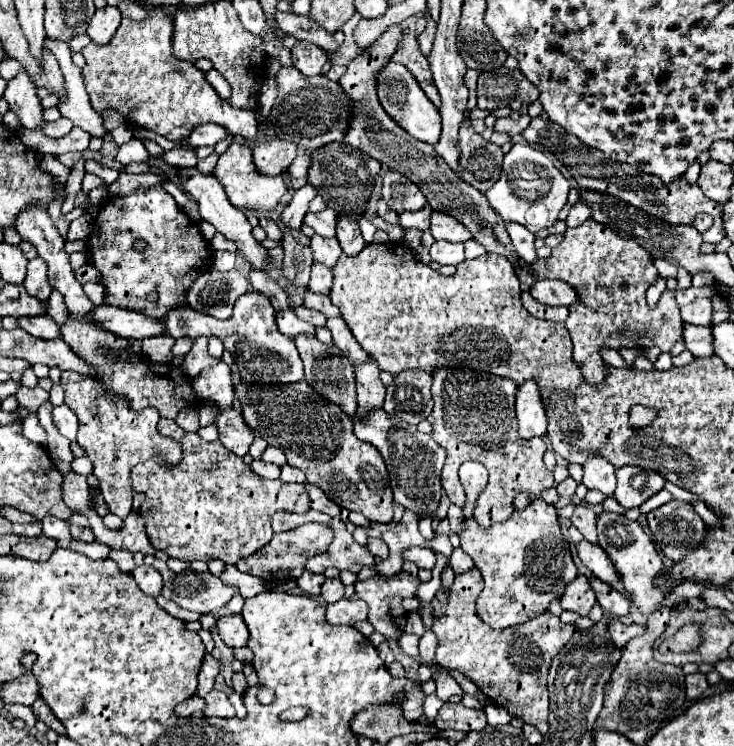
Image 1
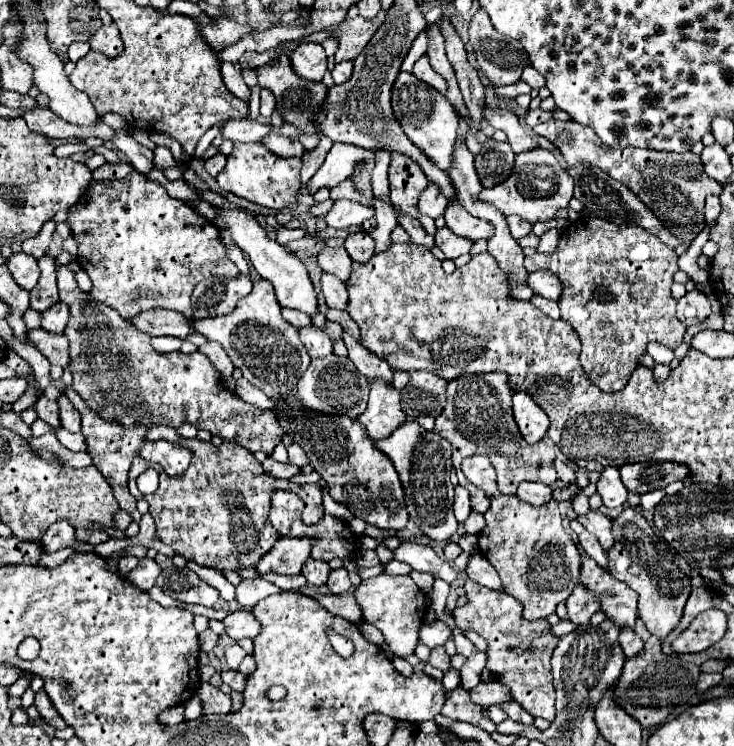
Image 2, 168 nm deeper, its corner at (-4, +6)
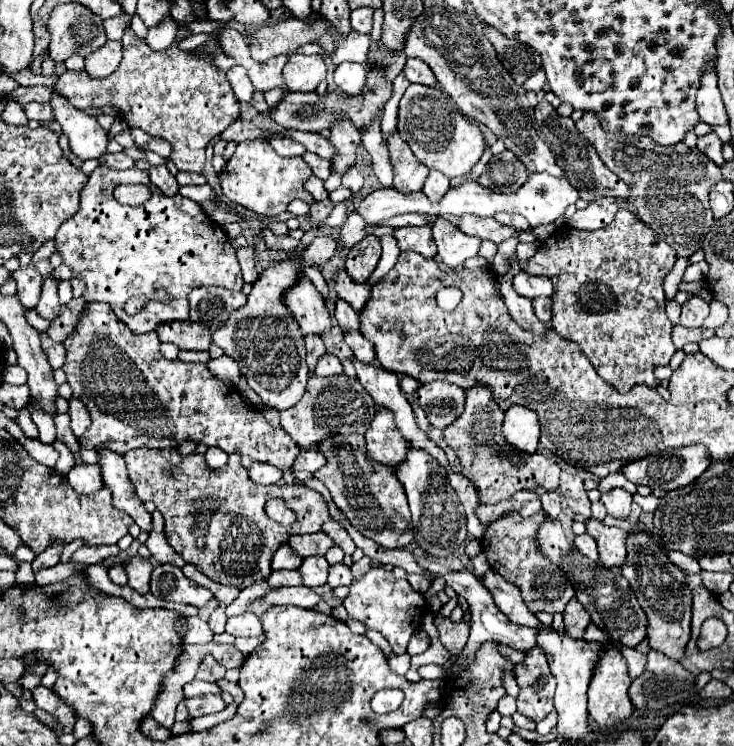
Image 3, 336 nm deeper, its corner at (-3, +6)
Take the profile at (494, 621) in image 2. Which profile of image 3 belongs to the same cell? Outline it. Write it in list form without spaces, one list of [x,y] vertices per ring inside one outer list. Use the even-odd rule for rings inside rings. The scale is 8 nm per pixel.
[[[540,647],[526,653],[524,663],[516,665],[516,681],[520,685],[518,713],[532,721],[544,719],[554,709],[556,679]]]

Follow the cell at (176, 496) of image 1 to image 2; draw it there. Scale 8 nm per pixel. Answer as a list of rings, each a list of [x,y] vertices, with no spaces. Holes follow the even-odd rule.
[[[155,425],[147,431],[147,439],[169,439],[193,449],[193,459],[187,471],[179,477],[161,473],[159,491],[153,495],[141,495],[135,479],[139,473],[149,469],[149,461],[135,459],[129,471],[129,491],[135,499],[149,503],[149,513],[157,525],[157,537],[183,555],[187,561],[195,561],[205,567],[233,569],[255,567],[255,563],[275,545],[279,539],[277,531],[269,523],[269,507],[275,491],[293,491],[305,503],[303,521],[307,525],[317,523],[323,513],[323,499],[319,485],[297,485],[289,479],[273,479],[261,467],[251,451],[233,441],[223,441],[219,447],[211,441],[185,439],[177,429],[169,425]]]

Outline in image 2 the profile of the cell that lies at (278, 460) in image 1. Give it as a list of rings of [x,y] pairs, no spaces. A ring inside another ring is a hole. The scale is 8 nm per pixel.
[[[289,445],[289,447],[287,447],[287,455],[289,455],[289,463],[293,463],[293,465],[297,465],[297,467],[303,467],[303,465],[309,463],[305,451],[303,451],[299,445]]]

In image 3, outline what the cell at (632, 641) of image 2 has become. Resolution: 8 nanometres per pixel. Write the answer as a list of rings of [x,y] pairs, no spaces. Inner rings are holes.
[[[620,649],[622,651],[622,655],[624,655],[624,659],[628,661],[628,669],[630,669],[630,677],[632,679],[636,679],[636,677],[640,677],[644,671],[646,671],[646,655],[642,655],[642,653],[638,653],[636,649]]]

